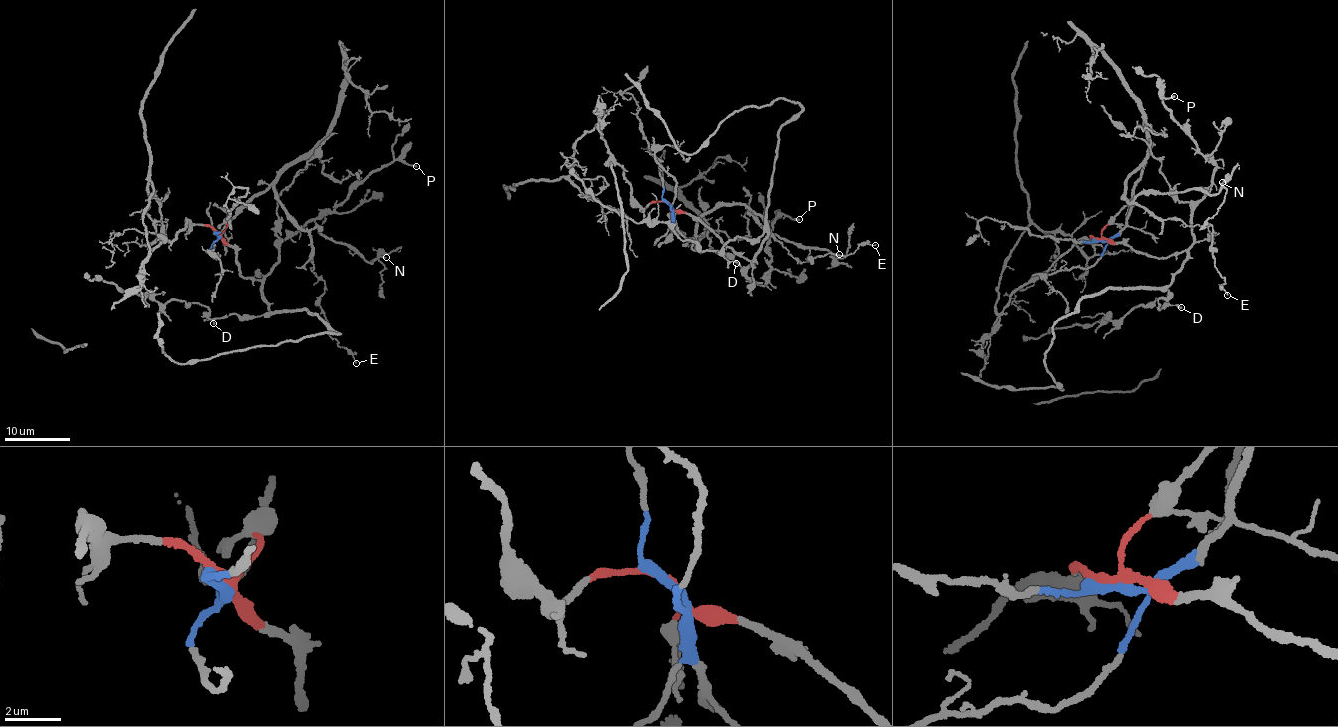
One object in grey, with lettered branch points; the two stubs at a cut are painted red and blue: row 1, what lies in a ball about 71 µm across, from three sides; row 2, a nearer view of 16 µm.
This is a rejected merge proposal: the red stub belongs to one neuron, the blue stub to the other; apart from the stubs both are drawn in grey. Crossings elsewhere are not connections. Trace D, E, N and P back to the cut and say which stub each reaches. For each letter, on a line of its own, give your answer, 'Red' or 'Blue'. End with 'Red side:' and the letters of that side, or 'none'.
D: Red
E: Blue
N: Blue
P: Red
Red side: D, P

